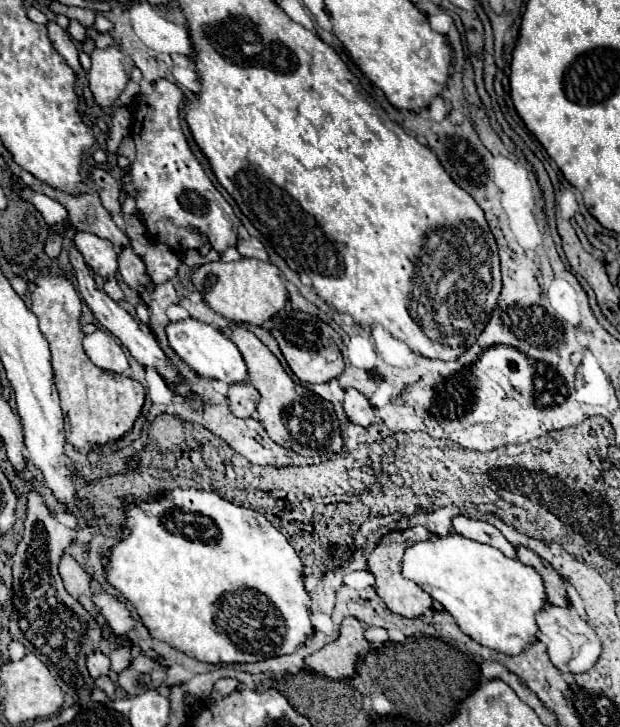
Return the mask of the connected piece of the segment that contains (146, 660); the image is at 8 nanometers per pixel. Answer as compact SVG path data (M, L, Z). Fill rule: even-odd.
M137 652L131 664L119 672L117 682L129 696L139 696L149 690L161 690L167 682L167 672L157 660Z

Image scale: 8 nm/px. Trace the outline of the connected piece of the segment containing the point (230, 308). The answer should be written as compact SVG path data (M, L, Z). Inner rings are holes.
M241 258L237 262L207 262L193 272L193 286L217 314L243 324L263 324L275 312L279 312L289 298L279 268L257 258Z

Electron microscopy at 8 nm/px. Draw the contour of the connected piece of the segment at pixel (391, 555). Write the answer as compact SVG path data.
M413 526L407 530L395 530L385 534L379 544L373 548L373 552L367 558L367 568L369 572L375 576L375 592L379 594L379 598L385 602L385 606L405 618L415 618L421 616L425 610L431 610L433 606L433 598L423 592L415 582L409 582L401 576L401 556L403 556L403 548L407 548L407 544L415 544L419 540L425 540L429 536L429 532L423 526Z

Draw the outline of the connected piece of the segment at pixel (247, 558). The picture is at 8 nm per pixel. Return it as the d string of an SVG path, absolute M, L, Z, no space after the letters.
M181 488L157 494L153 502L123 502L121 526L129 526L129 534L111 548L105 580L121 594L121 598L137 608L143 626L153 638L163 640L201 662L259 662L281 654L293 654L313 632L309 620L311 598L301 582L301 558L263 514L223 500L215 492L195 490L195 500L197 494L201 504L191 506L193 500L189 500L189 508L181 508Z

